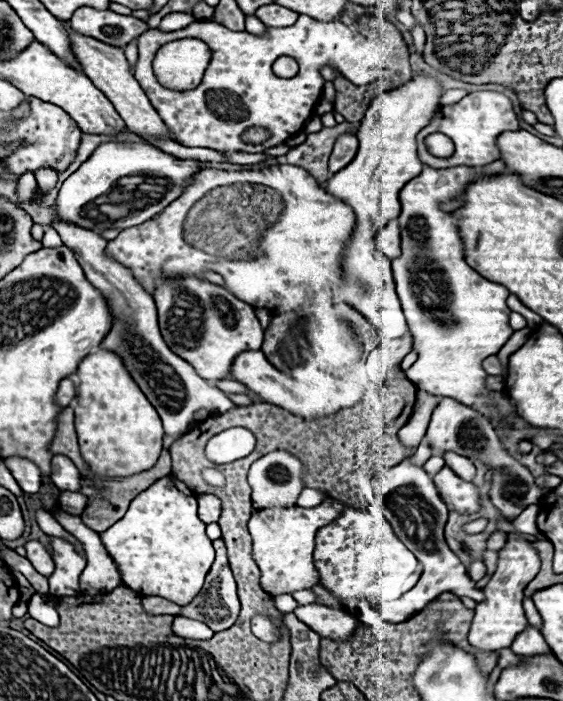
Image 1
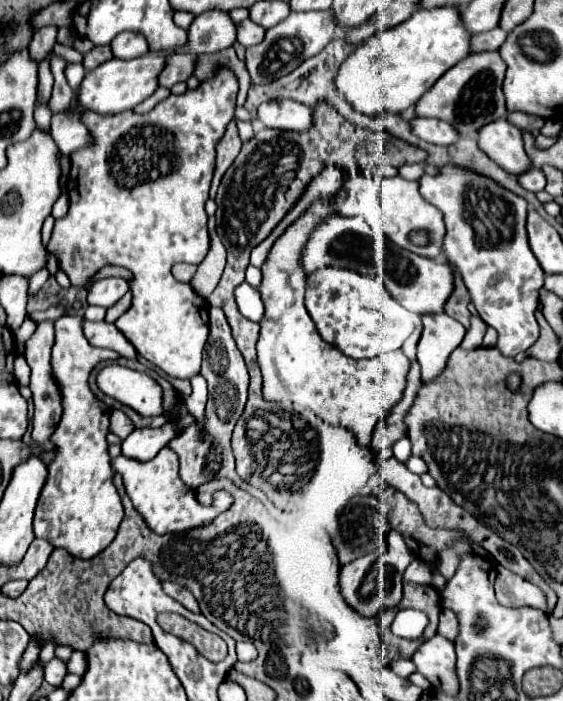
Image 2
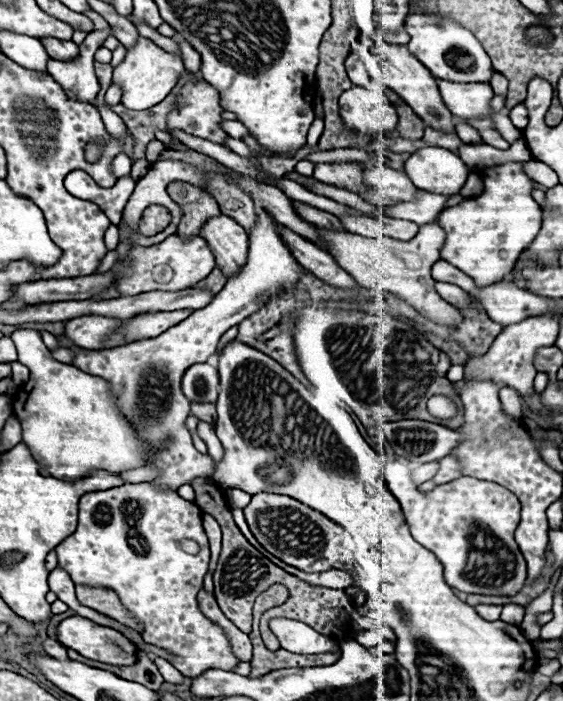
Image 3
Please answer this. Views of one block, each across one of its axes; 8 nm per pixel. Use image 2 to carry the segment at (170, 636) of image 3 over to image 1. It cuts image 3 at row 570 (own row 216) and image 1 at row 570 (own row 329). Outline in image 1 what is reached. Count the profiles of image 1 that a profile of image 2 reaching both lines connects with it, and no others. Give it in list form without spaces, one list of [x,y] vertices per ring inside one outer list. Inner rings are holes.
[[[166,476],[156,480],[148,490],[144,490],[142,494],[138,494],[126,516],[122,520],[118,520],[114,526],[110,526],[106,532],[102,532],[100,540],[104,544],[104,548],[108,550],[108,554],[112,556],[122,582],[144,594],[144,596],[162,596],[166,600],[174,600],[176,604],[188,604],[202,588],[206,572],[210,570],[212,562],[214,562],[214,548],[210,538],[206,536],[206,524],[202,524],[202,520],[198,518],[198,504],[196,504],[196,494],[180,480],[176,480],[174,476]]]

